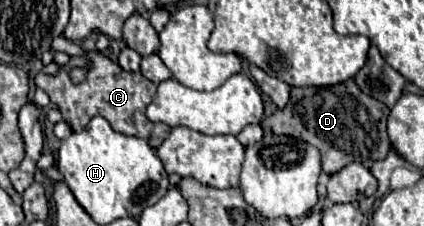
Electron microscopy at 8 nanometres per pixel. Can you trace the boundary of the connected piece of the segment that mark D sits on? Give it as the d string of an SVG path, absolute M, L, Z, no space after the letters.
M353 79L333 87L293 87L285 109L279 109L261 127L269 127L279 135L291 135L315 145L323 157L323 171L337 173L341 167L359 161L379 161L391 151L387 135L389 107L379 99L365 95Z

